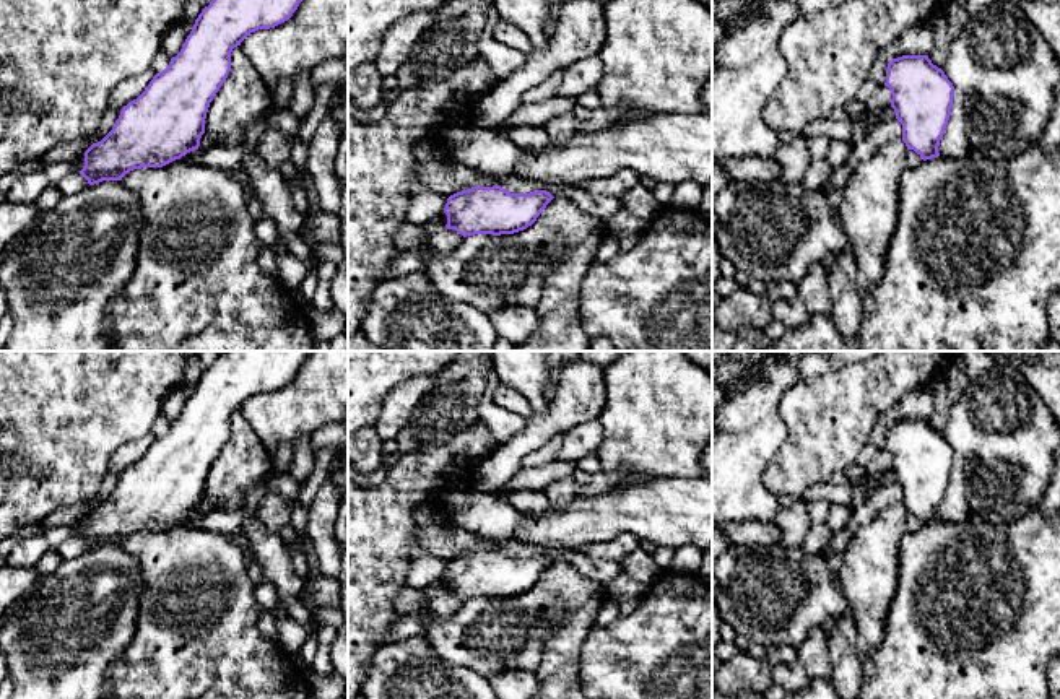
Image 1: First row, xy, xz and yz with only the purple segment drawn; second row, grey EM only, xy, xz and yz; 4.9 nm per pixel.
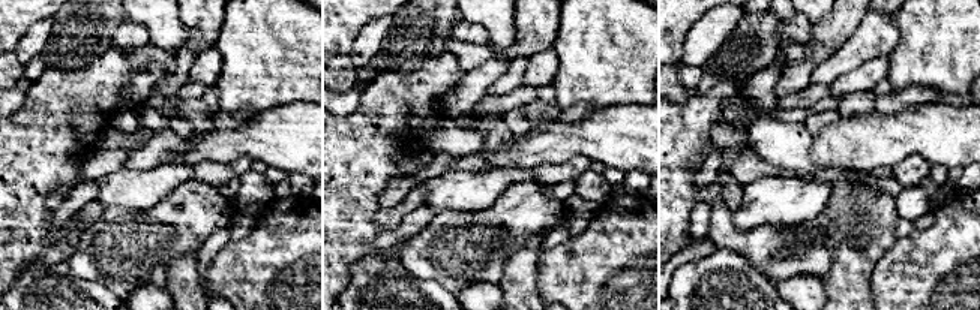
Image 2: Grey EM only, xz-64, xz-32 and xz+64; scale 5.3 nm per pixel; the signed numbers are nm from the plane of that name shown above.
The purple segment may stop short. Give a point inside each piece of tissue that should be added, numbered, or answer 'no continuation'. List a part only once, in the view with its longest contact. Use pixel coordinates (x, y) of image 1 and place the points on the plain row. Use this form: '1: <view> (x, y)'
no continuation

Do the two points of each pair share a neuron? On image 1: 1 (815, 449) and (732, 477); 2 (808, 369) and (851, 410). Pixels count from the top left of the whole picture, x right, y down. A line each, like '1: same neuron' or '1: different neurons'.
1: different neurons
2: different neurons

